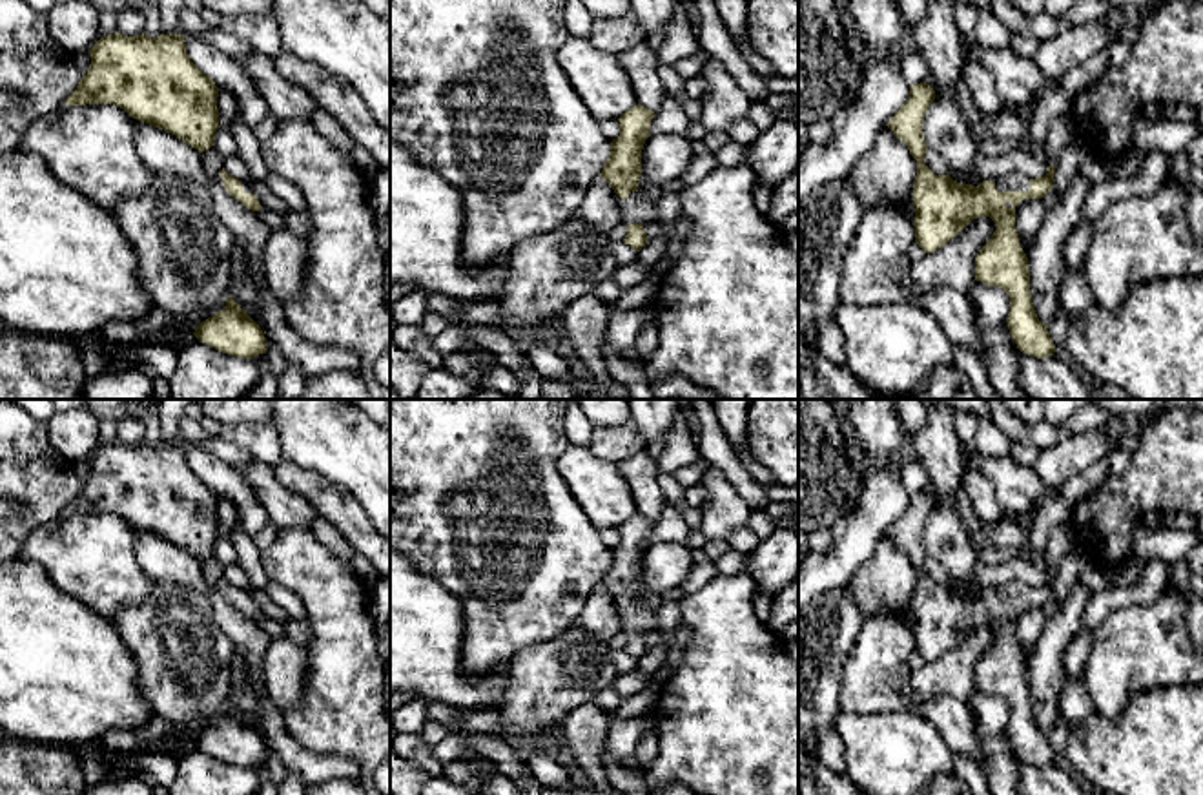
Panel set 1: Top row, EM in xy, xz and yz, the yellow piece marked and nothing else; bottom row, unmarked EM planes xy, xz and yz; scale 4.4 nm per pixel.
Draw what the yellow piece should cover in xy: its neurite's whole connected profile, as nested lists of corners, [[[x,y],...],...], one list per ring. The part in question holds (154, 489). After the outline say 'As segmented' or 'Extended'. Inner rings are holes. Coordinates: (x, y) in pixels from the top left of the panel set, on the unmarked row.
[[[184,443],[102,445],[91,458],[91,474],[84,480],[77,498],[67,505],[67,514],[113,512],[129,525],[184,549],[199,562],[213,554],[219,534],[219,496],[188,465]]]. As segmented

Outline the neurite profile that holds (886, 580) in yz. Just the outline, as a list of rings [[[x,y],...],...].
[[[884,534],[869,560],[853,574],[851,593],[864,618],[880,611],[908,611],[915,627],[915,583],[917,569],[908,554]]]

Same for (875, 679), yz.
[[[880,611],[864,618],[859,638],[846,656],[838,675],[838,706],[844,713],[882,715],[906,711],[933,724],[953,757],[970,757],[982,769],[986,755],[979,744],[977,729],[968,704],[948,695],[926,702],[913,698],[908,656],[915,651],[913,624],[908,611]]]

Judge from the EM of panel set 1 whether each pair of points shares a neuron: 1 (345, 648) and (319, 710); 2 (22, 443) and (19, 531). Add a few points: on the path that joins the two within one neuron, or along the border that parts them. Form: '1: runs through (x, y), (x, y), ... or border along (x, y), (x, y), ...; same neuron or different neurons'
1: runs through (345, 662), (345, 684), (334, 695); same neuron
2: runs through (22, 465), (31, 474), (31, 509); same neuron

